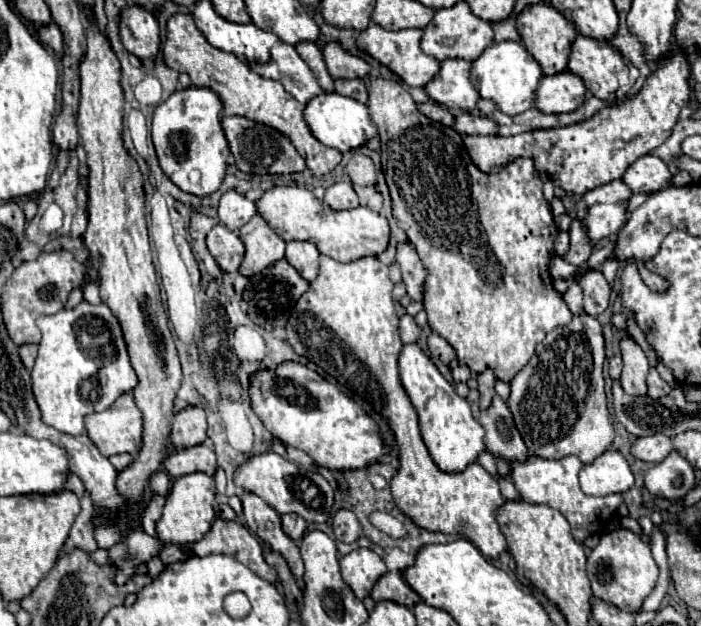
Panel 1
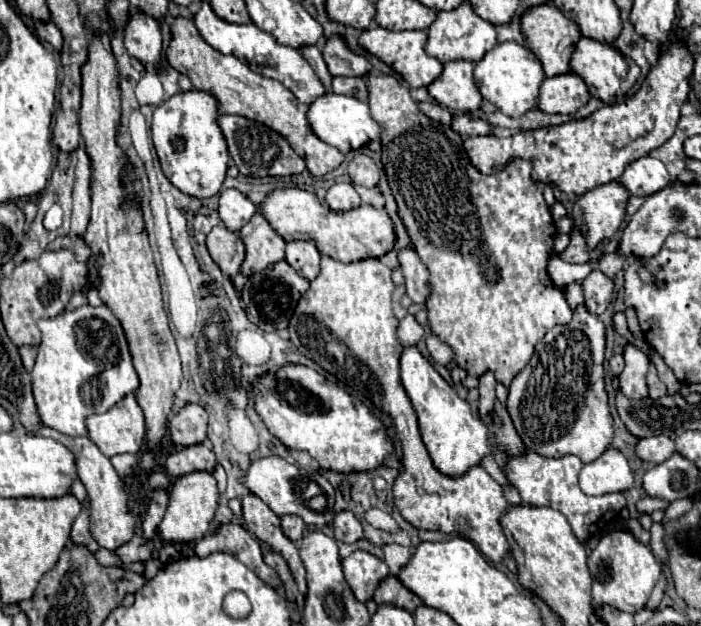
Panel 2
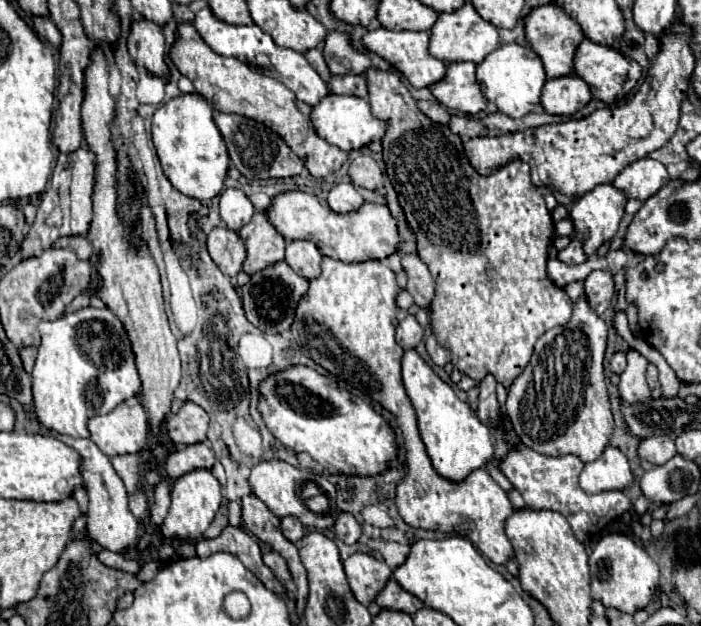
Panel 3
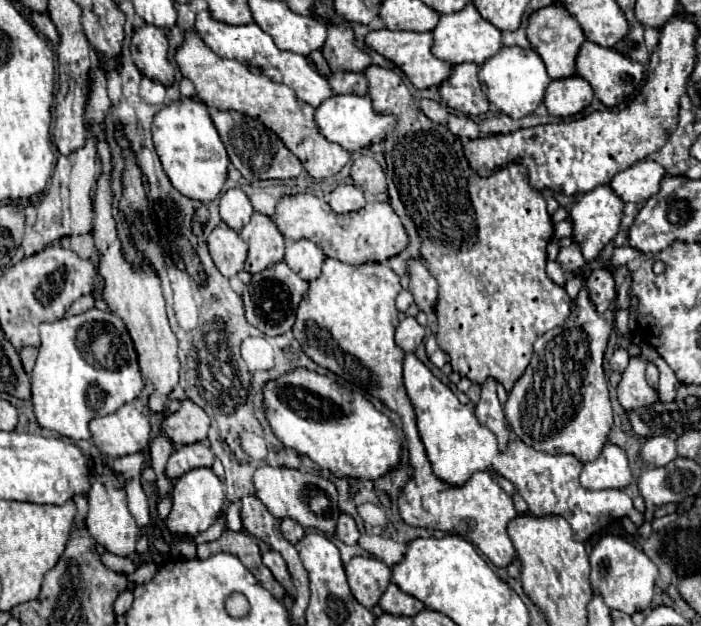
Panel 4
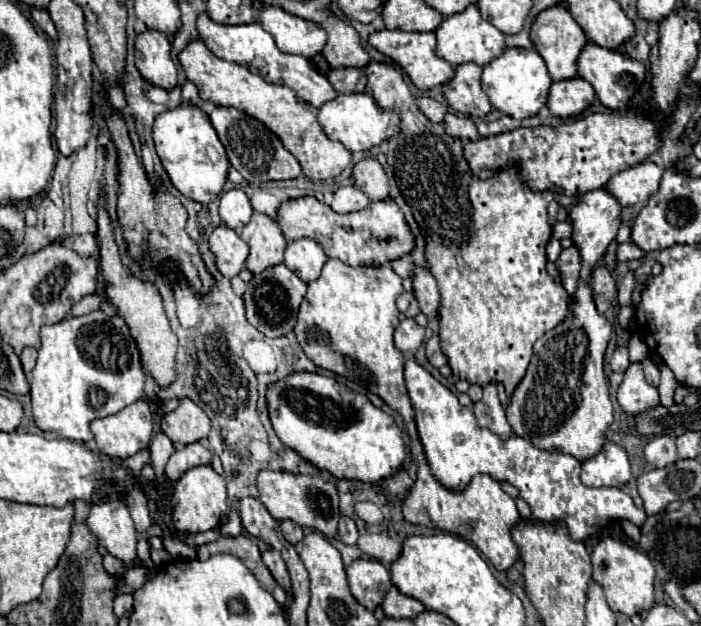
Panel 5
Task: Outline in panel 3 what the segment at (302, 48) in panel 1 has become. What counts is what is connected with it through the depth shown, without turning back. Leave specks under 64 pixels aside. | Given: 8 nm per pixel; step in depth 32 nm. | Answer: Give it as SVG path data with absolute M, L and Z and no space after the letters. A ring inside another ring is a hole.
M314 48L314 50L306 50L306 54L304 54L304 58L310 62L310 66L320 74L320 78L328 84L328 80L330 80L330 70L328 70L328 66L326 66L326 62L324 62L324 58L322 58L322 52L320 52L320 48Z

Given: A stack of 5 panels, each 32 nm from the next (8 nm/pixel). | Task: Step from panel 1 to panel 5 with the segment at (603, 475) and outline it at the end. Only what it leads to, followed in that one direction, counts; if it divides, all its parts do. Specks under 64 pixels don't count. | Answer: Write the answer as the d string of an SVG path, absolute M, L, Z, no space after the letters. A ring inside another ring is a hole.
M606 442L604 448L590 460L582 462L580 480L590 488L620 488L632 478L626 450L614 442Z

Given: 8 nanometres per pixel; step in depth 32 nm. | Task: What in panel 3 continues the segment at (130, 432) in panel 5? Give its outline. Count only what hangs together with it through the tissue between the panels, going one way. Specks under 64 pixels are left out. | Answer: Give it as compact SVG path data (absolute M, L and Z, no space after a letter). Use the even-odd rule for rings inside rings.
M136 396L118 404L110 414L90 418L88 430L90 440L110 458L144 450L150 432L146 410Z

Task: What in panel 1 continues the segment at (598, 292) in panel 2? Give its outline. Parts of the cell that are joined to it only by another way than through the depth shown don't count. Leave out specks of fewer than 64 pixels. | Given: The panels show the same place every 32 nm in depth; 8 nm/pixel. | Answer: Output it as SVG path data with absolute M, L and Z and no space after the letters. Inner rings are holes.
M590 270L580 278L580 288L584 292L584 310L590 316L598 316L606 310L610 300L610 284L600 270Z

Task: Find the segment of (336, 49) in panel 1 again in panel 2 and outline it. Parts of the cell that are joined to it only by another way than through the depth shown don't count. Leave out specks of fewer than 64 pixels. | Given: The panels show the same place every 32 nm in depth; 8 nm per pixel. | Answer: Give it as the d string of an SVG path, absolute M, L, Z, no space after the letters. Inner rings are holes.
M340 36L328 38L326 50L322 50L322 54L332 76L364 76L372 68L364 56L350 52Z

